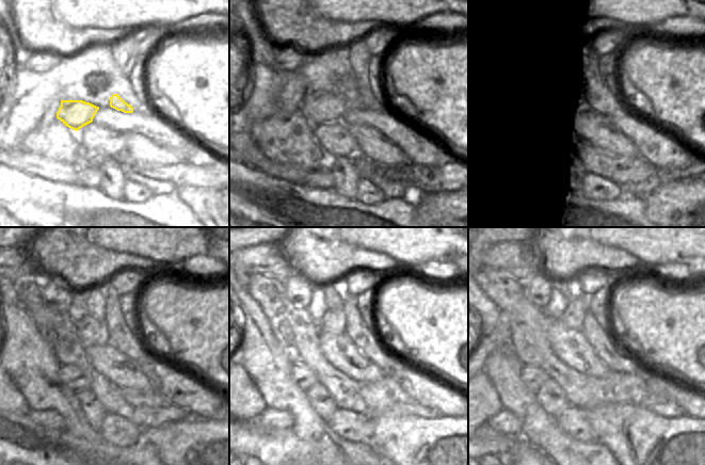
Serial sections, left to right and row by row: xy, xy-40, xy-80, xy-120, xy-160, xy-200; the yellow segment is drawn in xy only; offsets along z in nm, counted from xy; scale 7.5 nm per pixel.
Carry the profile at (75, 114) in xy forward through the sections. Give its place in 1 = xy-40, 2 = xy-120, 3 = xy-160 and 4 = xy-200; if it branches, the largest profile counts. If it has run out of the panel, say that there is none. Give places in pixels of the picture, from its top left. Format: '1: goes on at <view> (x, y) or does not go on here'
1: goes on at xy-40 (319, 107)
2: goes on at xy-120 (93, 331)
3: goes on at xy-160 (333, 321)
4: goes on at xy-200 (573, 317)

